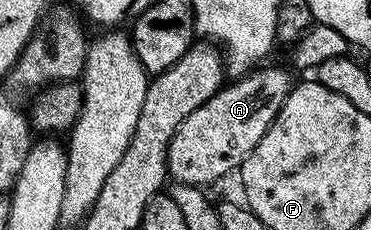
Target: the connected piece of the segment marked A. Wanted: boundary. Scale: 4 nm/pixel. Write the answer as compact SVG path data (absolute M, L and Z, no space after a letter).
M258 66L248 75L226 82L221 90L215 92L206 103L199 105L199 109L195 109L191 117L184 119L179 129L175 129L165 153L165 170L173 183L182 183L188 187L208 188L208 183L213 183L216 179L231 174L232 171L234 174L240 168L241 162L249 156L251 149L259 145L259 141L267 133L267 129L276 119L277 114L281 112L283 101L295 86L294 80L289 80L289 75L283 68L267 66Z

